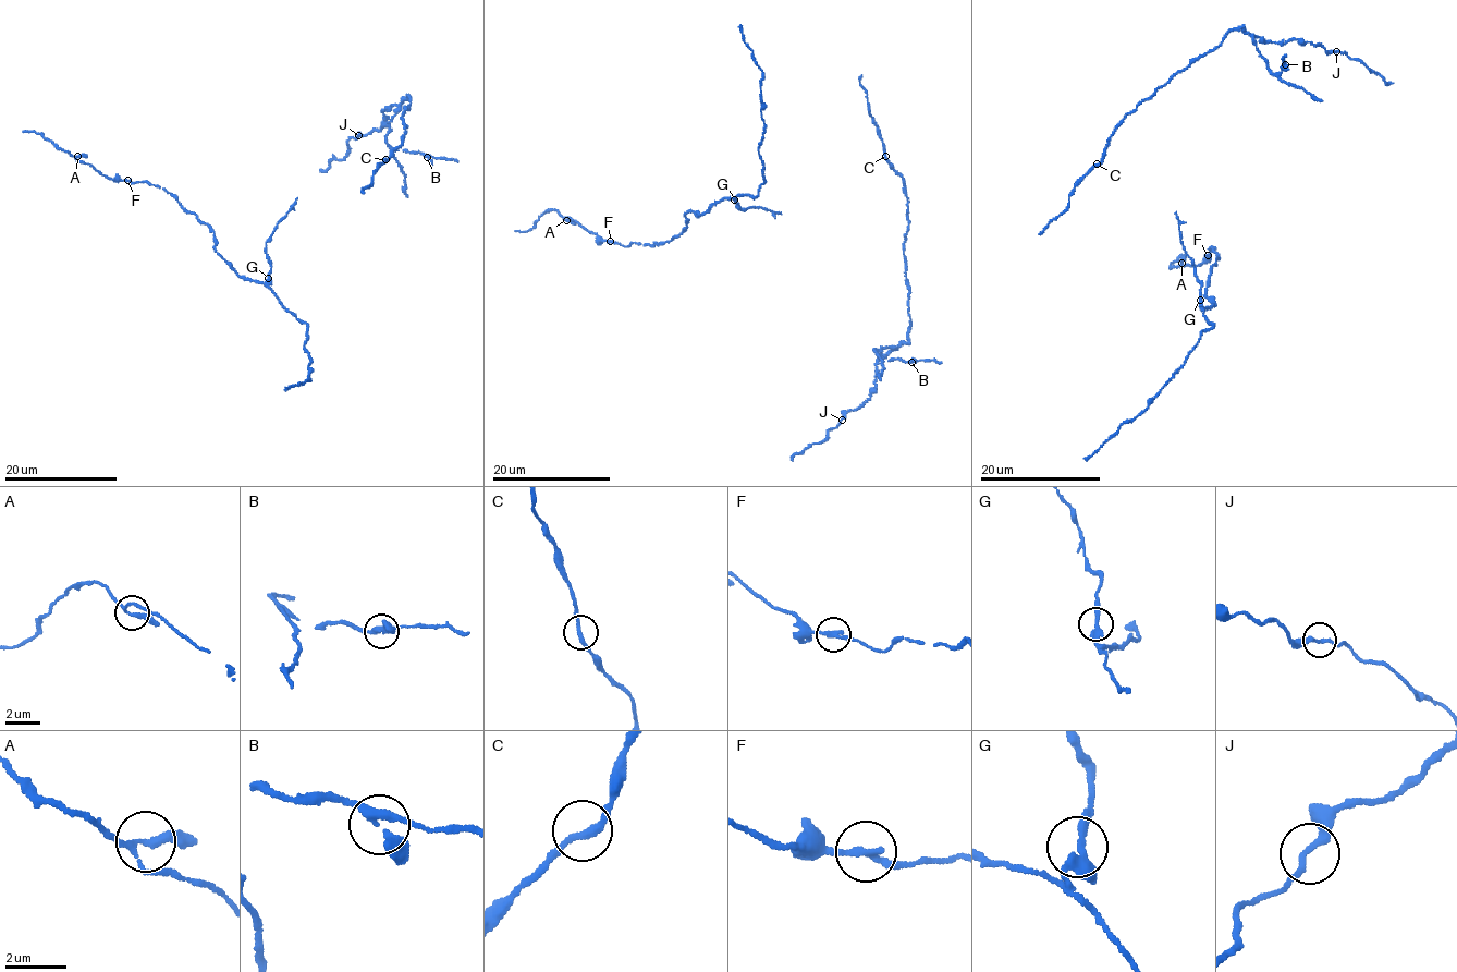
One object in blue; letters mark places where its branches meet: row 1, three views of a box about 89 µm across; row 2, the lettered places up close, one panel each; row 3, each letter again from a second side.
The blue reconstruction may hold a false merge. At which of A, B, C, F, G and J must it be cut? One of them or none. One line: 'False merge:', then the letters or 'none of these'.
False merge: G

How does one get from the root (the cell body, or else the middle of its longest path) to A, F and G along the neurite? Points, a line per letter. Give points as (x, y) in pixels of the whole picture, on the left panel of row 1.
A: (297, 198), (266, 243), (261, 283), (162, 189), (108, 179), (77, 156)
F: (297, 198), (266, 243), (271, 272), (261, 283), (237, 274), (215, 251), (212, 229), (174, 196), (127, 180)
G: (297, 198), (266, 243), (266, 258), (271, 266), (268, 277)

